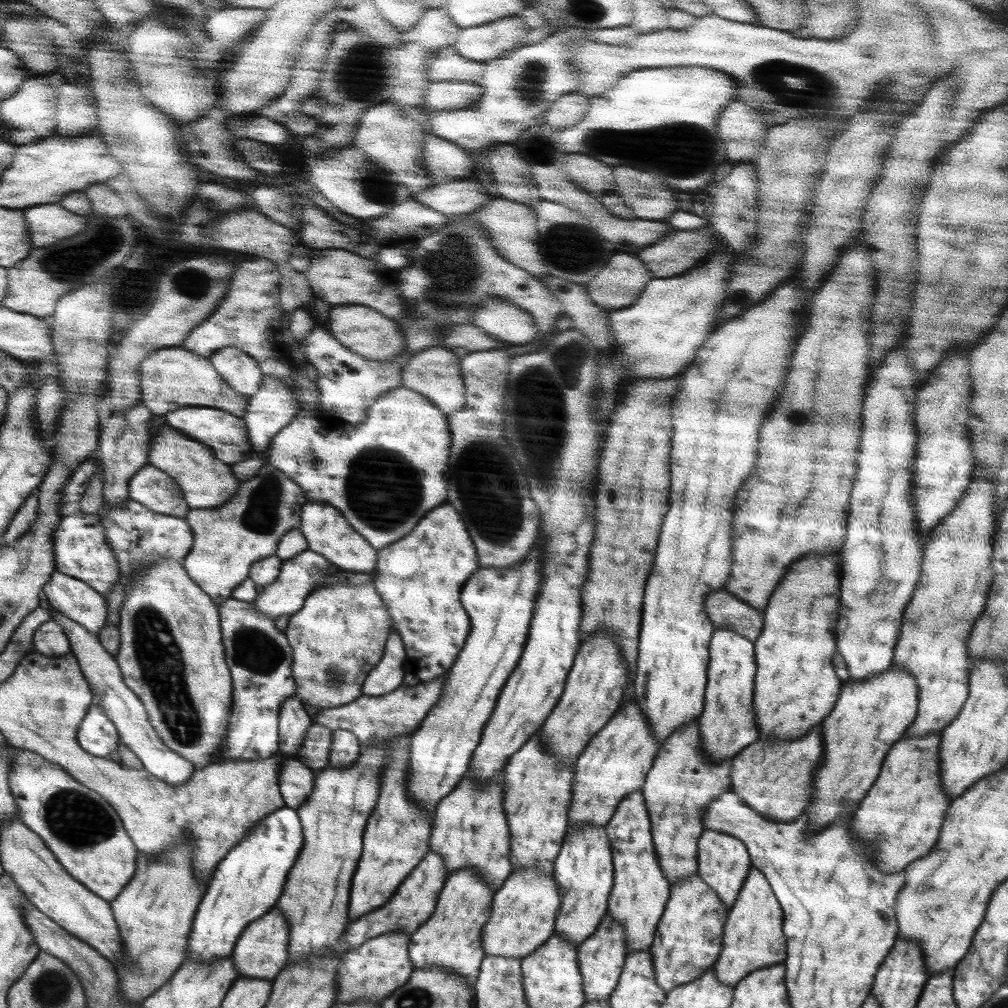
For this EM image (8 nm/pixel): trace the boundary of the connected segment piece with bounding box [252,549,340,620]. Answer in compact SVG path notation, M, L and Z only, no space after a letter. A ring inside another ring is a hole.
M306 549L294 558L283 561L278 578L272 584L264 587L264 590L252 601L252 605L273 620L283 614L291 615L299 612L303 602L307 600L307 596L316 590L316 584L326 580L339 569L323 554Z

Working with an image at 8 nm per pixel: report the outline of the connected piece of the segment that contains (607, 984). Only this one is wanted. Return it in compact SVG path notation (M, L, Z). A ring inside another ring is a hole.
M604 916L600 921L599 928L586 941L582 941L578 949L578 967L582 975L582 987L586 1002L596 999L609 999L619 984L620 974L627 962L627 934L624 926L618 920Z

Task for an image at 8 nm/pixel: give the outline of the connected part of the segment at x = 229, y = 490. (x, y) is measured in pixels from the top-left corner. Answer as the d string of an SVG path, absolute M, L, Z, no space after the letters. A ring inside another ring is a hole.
M170 424L153 437L150 464L165 470L180 482L192 509L224 506L236 497L240 489L241 482L234 474L233 466L218 460L211 445L178 432Z

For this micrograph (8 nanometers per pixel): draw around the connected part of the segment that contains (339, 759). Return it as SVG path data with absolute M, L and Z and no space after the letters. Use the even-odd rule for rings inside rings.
M336 730L332 734L329 766L346 768L355 765L361 756L362 745L355 734L349 730Z

